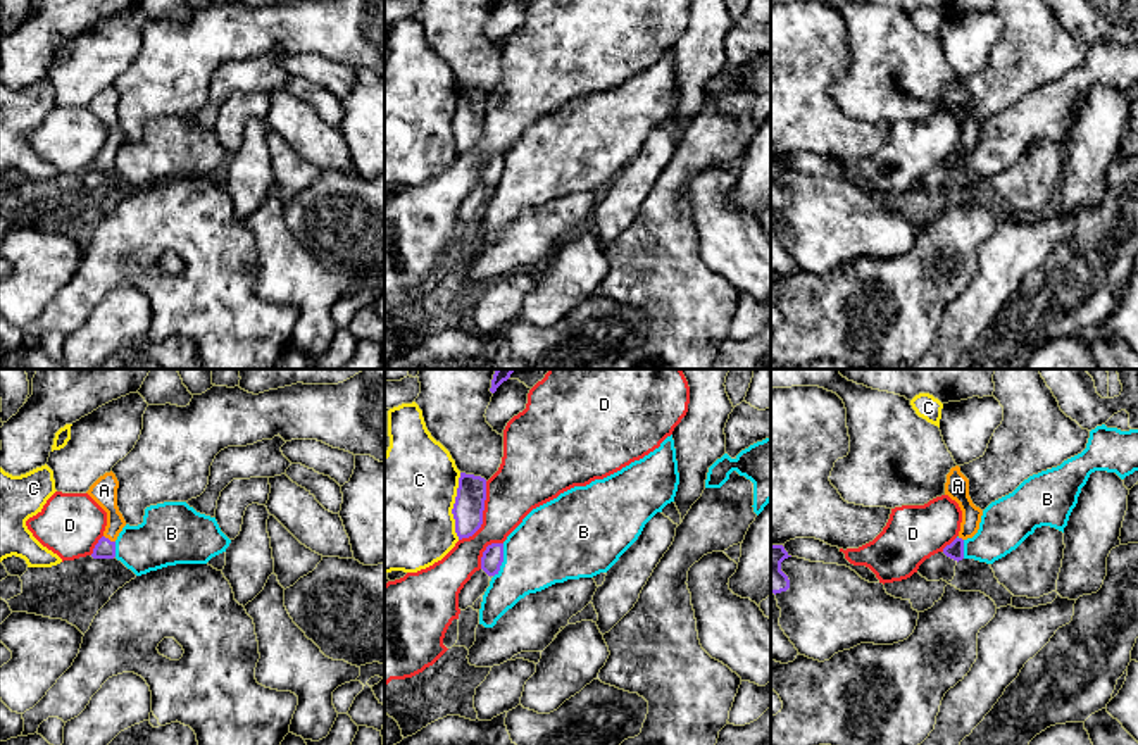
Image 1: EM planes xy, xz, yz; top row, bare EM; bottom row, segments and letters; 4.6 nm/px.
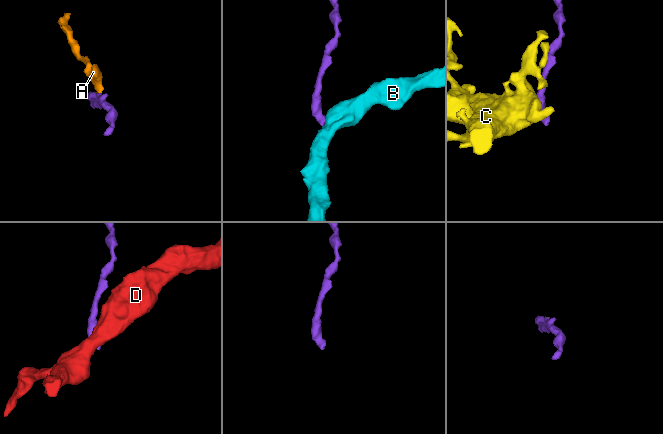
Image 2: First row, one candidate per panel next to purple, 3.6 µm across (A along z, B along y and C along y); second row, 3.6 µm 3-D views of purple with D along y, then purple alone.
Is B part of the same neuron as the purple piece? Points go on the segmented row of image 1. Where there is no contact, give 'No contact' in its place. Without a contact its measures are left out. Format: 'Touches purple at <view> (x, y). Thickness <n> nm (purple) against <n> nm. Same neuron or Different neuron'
Touches purple at xz (502, 561). Thickness 100 nm (purple) against 360 nm. Different neuron

